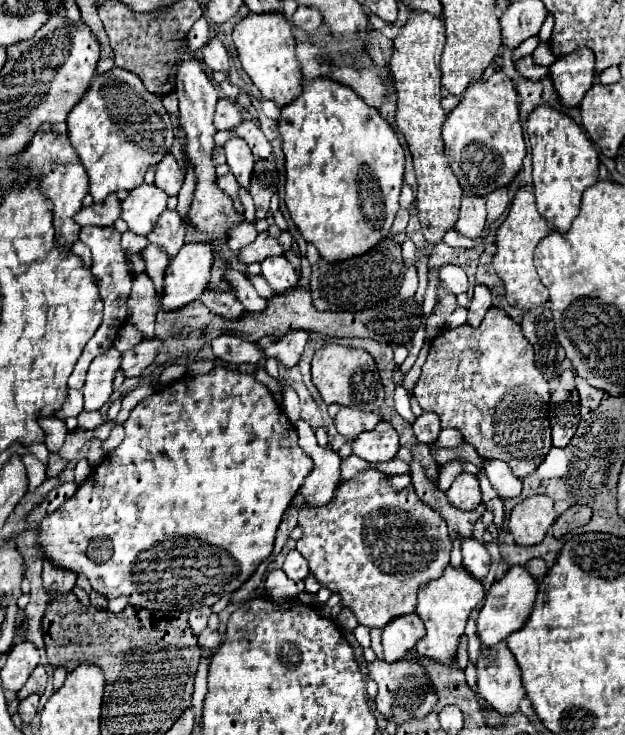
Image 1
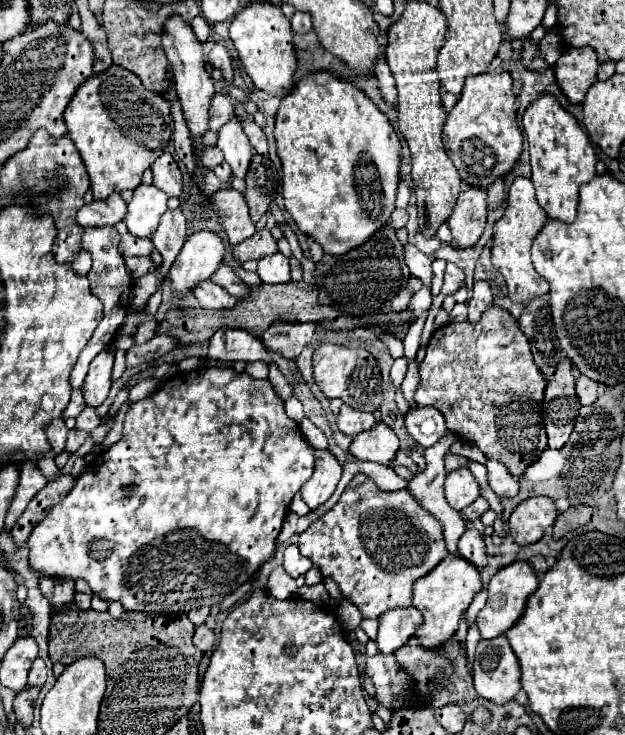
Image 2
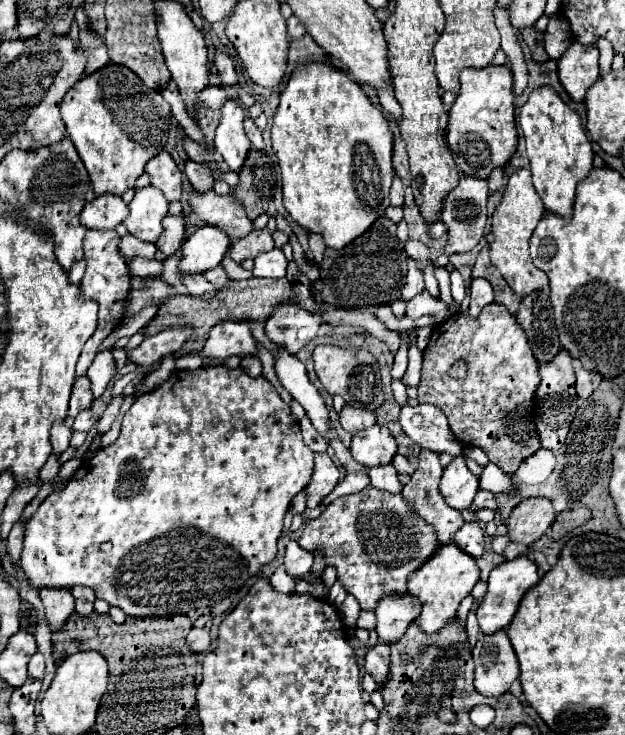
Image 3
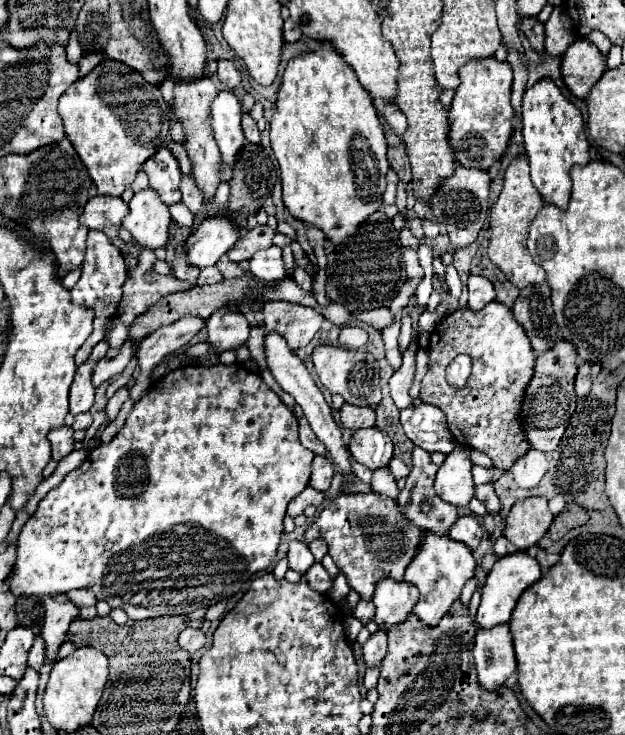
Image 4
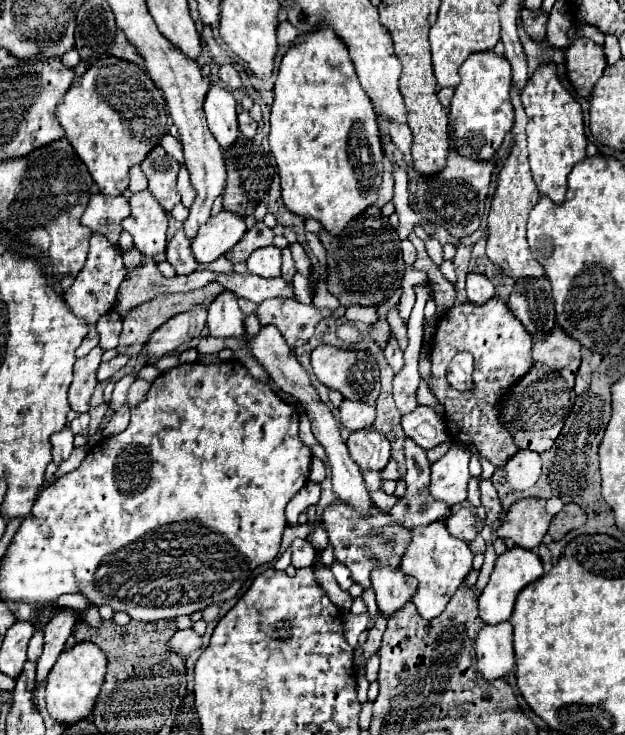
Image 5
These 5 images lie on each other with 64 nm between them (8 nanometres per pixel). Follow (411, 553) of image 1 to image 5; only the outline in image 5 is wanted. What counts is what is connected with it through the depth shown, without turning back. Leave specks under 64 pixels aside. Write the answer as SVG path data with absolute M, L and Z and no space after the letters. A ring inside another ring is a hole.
M336 500L334 504L330 504L324 510L322 524L328 532L330 544L334 546L336 560L340 560L348 566L354 582L358 582L362 588L370 586L370 570L374 568L374 562L390 564L394 568L400 564L400 558L402 558L402 554L406 550L406 544L408 544L408 538L410 538L410 530L394 524L388 512L378 510L376 514L372 514L372 520L370 518L366 520L366 518L358 516L356 512L352 512L340 500Z

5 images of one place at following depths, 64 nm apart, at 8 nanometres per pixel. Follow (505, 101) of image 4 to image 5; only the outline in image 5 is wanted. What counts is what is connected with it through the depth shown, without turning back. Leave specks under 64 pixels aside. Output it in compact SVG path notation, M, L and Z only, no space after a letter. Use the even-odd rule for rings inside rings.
M474 52L460 66L460 84L452 96L450 122L454 132L454 146L462 156L472 160L488 160L514 124L514 108L510 102L510 62L504 56L488 52Z

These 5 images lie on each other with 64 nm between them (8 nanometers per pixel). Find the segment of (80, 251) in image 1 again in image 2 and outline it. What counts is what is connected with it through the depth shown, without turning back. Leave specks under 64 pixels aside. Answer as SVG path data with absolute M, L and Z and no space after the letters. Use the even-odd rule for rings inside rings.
M80 252L78 256L76 256L76 260L72 262L72 268L74 268L74 272L78 274L78 276L86 276L88 274L88 270L90 270L90 254L88 252Z

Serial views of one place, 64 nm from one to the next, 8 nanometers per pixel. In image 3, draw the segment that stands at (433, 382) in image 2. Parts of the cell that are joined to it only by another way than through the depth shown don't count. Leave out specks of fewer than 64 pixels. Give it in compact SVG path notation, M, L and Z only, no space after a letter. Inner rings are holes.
M492 302L480 312L478 318L456 314L448 318L446 322L442 322L438 328L434 326L428 348L424 350L422 380L418 386L418 402L438 406L446 414L450 430L460 440L460 444L482 448L488 454L492 464L502 468L506 474L514 474L518 466L522 464L522 460L532 456L540 448L536 428L530 422L532 398L540 382L536 370L538 370L538 364L530 350L528 338L524 336L524 330L516 322L516 318L508 312L506 306ZM456 360L468 362L470 374L466 376L466 380L454 380L448 376L448 368Z

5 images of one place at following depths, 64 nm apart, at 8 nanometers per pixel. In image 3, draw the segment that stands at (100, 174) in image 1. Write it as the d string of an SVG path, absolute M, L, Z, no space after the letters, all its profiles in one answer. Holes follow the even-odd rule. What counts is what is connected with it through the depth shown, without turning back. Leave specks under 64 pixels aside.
M108 62L104 68L78 80L64 96L60 114L68 138L74 142L96 196L118 194L134 188L144 166L166 144L172 114L158 90L148 88L132 70Z

